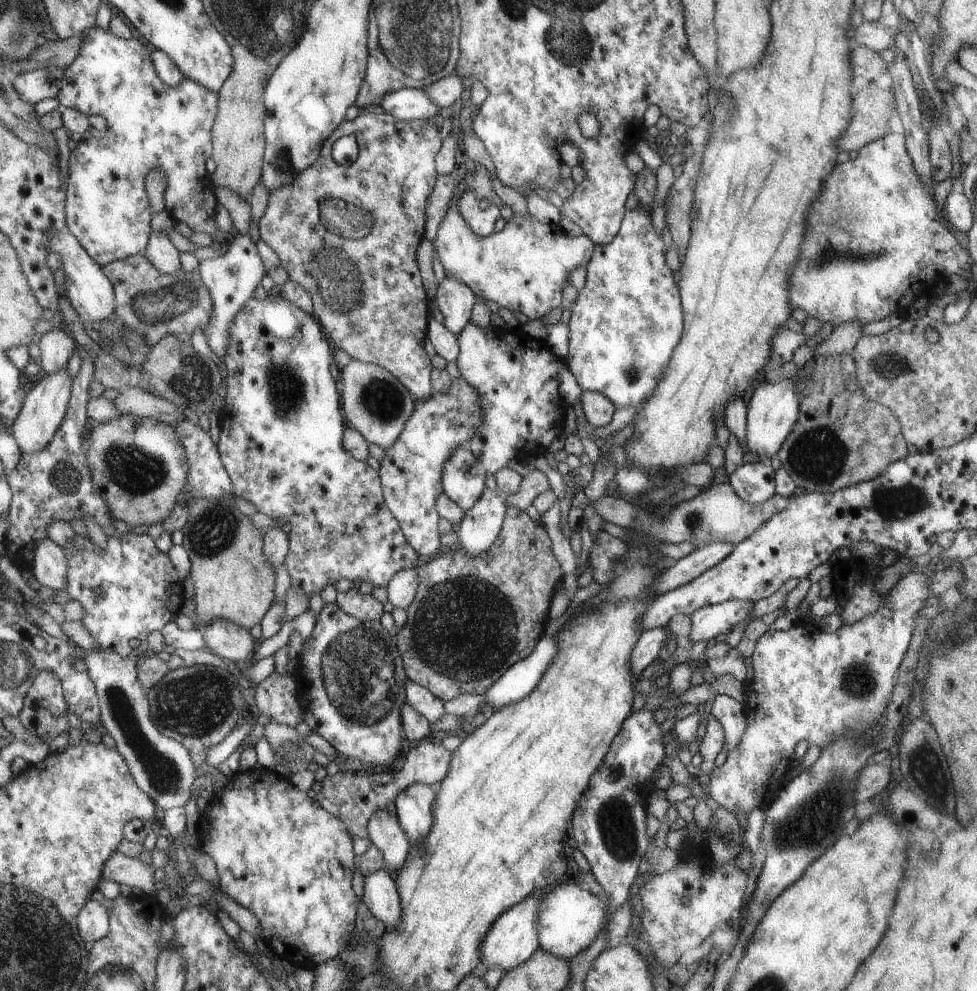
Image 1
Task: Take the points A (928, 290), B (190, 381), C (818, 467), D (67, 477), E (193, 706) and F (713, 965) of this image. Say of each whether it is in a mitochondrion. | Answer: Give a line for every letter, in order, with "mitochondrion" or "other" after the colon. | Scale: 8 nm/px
A: other
B: mitochondrion
C: mitochondrion
D: mitochondrion
E: mitochondrion
F: other

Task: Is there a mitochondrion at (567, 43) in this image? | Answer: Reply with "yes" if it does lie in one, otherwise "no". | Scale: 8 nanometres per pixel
yes

